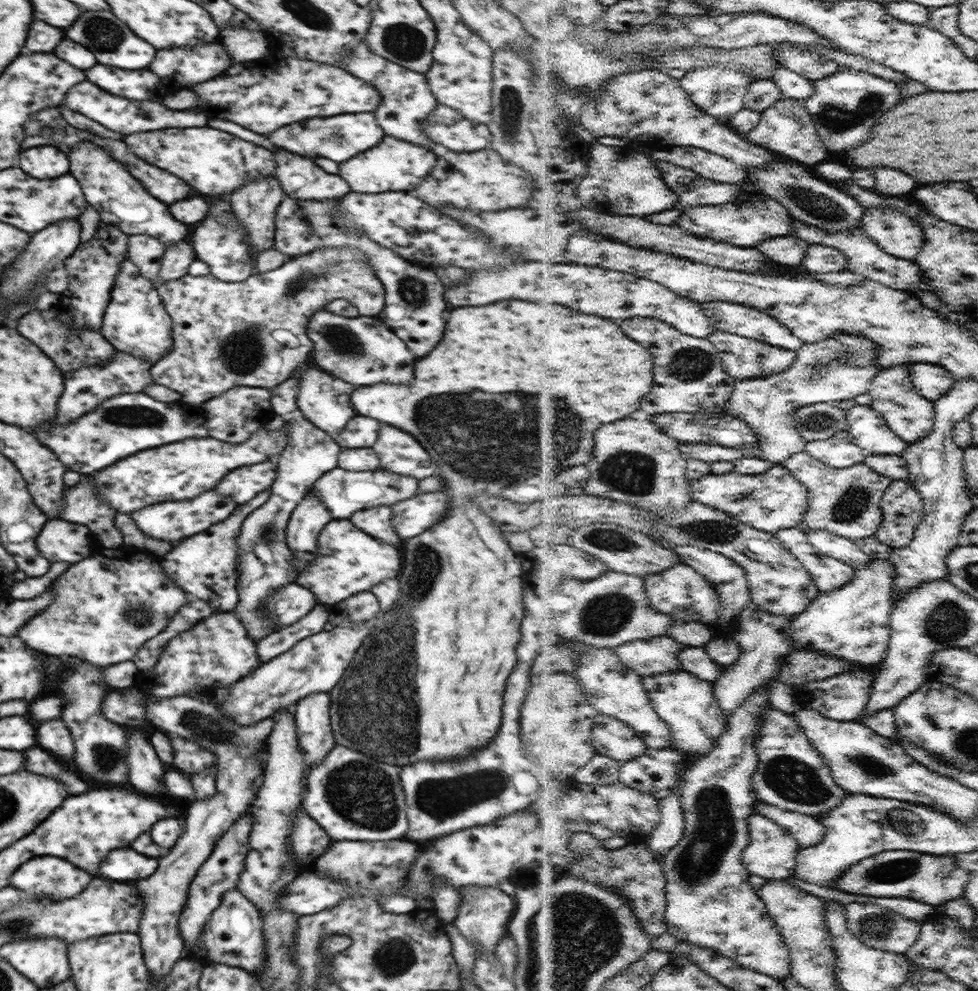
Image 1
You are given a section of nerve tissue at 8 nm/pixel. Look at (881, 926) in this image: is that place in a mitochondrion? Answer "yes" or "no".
yes

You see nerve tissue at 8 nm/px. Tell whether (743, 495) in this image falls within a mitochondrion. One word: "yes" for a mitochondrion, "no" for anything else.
yes

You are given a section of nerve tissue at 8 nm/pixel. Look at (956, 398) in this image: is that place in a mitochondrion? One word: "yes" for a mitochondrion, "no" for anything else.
no

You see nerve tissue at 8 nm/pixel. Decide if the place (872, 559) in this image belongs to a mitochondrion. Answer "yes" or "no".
no

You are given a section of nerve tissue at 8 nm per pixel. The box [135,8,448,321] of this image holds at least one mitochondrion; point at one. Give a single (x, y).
(403, 41)

